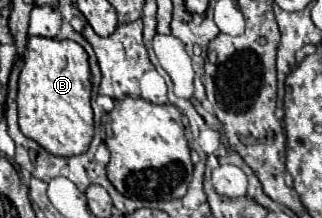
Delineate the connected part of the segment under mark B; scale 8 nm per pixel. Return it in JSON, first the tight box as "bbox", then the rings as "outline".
{"bbox":[18,37,94,157],"outline":[[[28,37],[24,65],[18,79],[18,125],[52,155],[72,157],[86,153],[94,135],[94,113],[90,107],[88,53],[76,41]]]}

